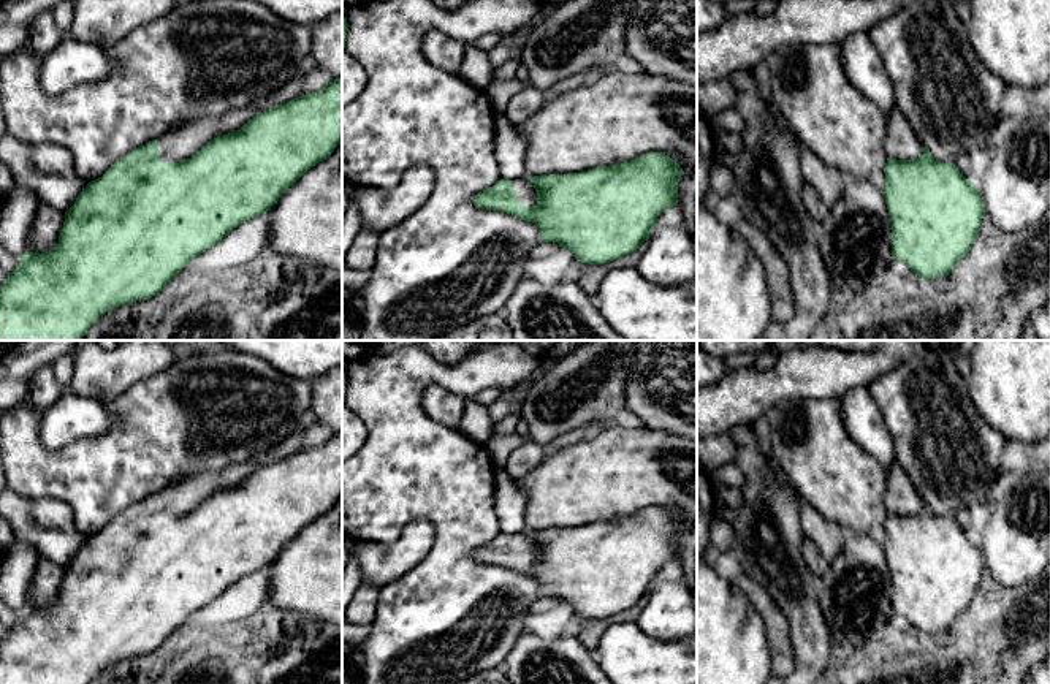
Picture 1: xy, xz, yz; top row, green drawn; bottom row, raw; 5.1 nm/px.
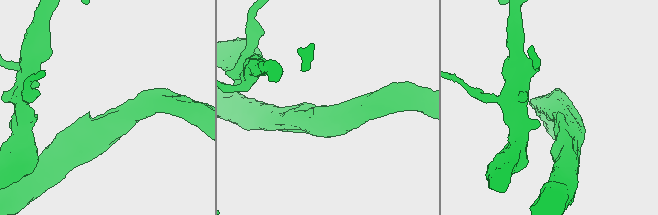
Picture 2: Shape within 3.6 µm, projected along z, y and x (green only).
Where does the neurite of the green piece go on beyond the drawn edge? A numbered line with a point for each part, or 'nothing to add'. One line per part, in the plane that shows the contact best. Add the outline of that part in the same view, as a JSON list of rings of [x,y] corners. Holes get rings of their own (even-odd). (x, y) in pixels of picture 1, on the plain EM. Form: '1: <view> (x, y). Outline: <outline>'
1: xy (181, 497). Outline: [[[253,459],[228,466],[225,470],[187,477],[162,489],[158,510],[166,518],[179,518],[195,510],[217,491],[233,488],[244,481],[258,466]]]

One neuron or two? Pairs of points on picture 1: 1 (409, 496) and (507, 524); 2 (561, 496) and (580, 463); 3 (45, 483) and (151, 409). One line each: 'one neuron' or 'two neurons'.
1: two neurons
2: one neuron
3: one neuron

